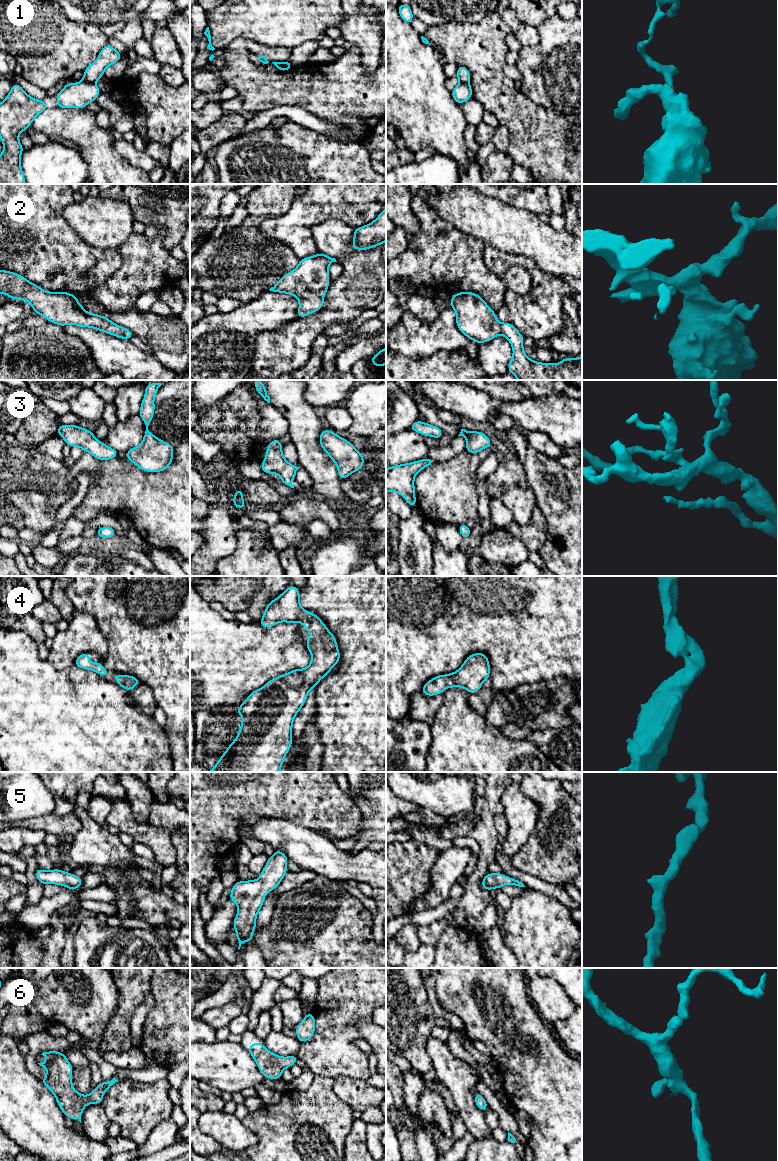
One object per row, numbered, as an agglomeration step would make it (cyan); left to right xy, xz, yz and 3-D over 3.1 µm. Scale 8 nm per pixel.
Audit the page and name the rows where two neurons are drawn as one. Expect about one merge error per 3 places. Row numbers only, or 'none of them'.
1

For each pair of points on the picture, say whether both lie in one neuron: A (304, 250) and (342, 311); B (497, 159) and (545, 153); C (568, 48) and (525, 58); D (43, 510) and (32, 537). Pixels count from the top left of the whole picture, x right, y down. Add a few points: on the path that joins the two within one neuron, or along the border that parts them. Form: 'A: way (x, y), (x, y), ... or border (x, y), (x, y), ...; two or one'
A: border (311, 227), (314, 246), (319, 251); two
B: border (507, 154), (515, 163); two
C: way (557, 58), (536, 58); one
D: border (18, 529), (30, 528), (43, 535); two

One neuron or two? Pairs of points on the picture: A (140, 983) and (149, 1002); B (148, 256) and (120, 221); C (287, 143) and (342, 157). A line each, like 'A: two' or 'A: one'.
A: two
B: two
C: one

